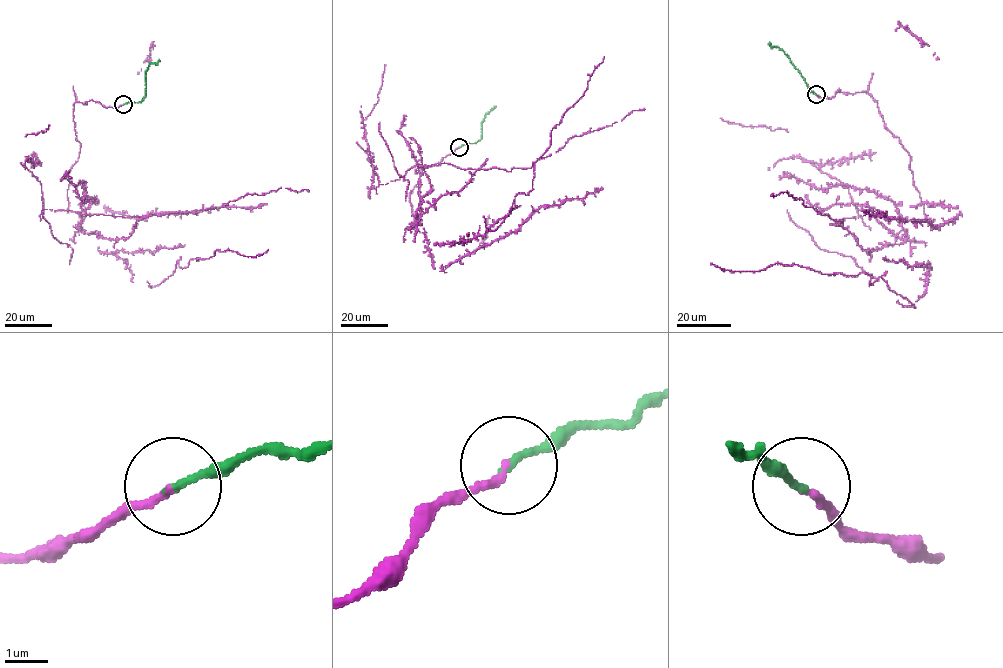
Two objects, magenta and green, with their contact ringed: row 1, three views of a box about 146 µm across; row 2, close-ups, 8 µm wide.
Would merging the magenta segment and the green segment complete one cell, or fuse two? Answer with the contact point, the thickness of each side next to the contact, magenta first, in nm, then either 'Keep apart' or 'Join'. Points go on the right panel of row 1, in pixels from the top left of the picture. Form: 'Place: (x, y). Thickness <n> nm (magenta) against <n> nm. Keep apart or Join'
Place: (816, 94). Thickness 180 nm (magenta) against 170 nm. Join

